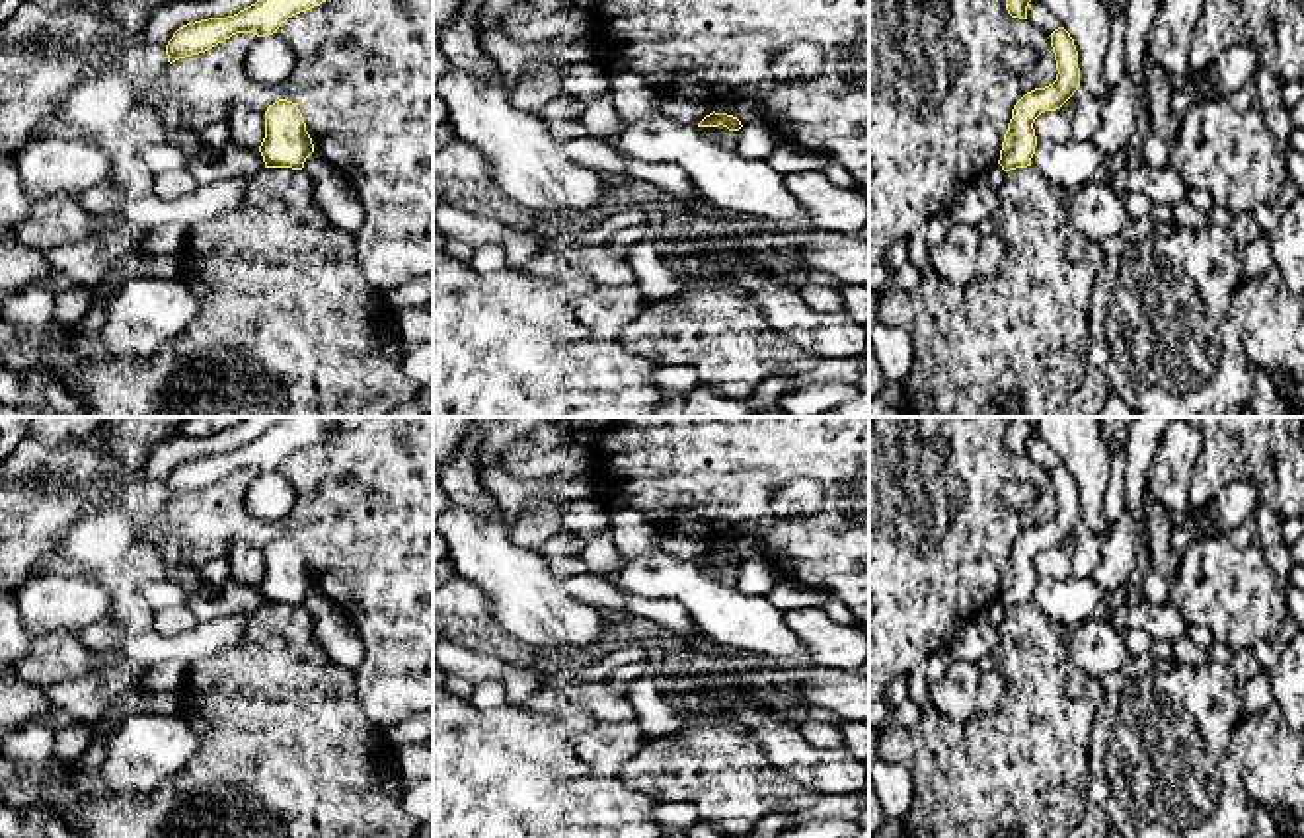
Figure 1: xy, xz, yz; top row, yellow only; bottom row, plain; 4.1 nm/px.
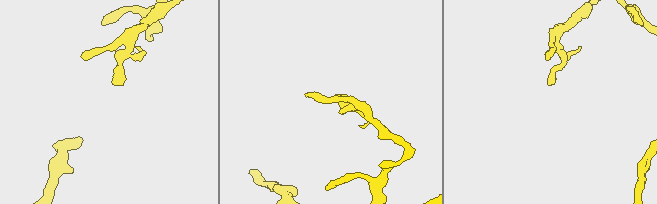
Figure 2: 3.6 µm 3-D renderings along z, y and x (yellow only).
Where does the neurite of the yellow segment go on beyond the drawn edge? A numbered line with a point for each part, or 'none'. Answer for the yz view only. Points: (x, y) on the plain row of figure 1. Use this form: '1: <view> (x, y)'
none

